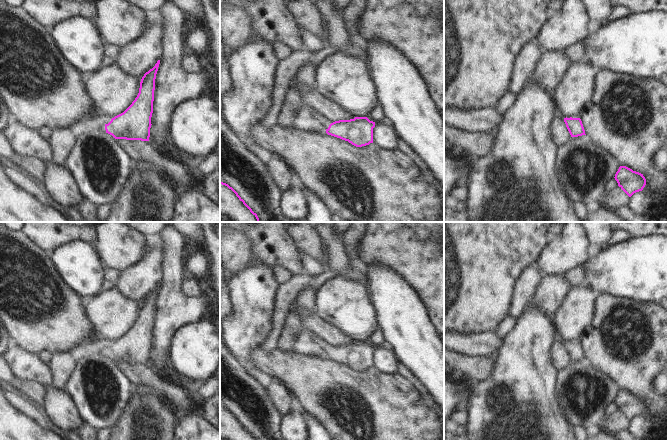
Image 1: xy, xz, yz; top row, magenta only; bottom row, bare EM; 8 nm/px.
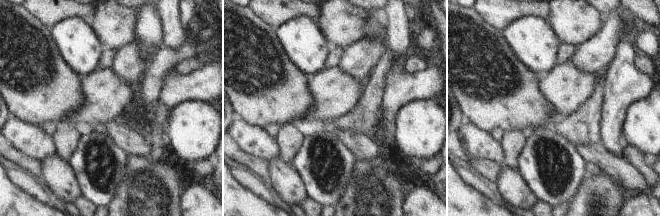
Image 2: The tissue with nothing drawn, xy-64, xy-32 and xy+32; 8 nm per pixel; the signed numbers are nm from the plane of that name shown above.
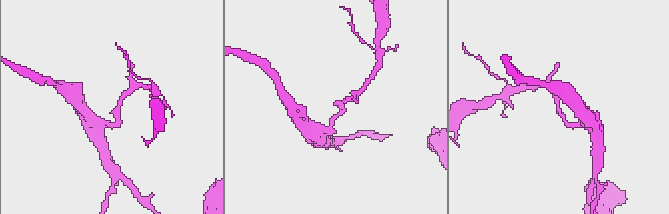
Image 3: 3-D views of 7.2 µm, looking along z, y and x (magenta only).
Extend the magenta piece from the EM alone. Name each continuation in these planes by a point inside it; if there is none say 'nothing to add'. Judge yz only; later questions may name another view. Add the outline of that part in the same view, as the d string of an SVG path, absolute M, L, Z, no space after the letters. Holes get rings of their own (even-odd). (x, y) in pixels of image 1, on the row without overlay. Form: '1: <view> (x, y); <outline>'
nothing to add

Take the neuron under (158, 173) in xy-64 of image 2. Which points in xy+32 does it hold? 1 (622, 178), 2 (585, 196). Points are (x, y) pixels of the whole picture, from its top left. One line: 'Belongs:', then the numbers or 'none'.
Belongs: 2

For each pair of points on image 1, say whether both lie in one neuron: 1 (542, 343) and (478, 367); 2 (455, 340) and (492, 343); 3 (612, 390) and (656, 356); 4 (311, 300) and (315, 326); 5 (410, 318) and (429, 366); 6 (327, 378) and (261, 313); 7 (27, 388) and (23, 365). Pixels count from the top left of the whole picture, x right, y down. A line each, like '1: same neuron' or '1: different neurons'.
1: different neurons
2: same neuron
3: different neurons
4: different neurons
5: same neuron
6: different neurons
7: different neurons

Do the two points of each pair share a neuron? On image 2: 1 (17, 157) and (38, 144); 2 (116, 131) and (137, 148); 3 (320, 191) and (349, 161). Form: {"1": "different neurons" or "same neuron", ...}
{"1": "different neurons", "2": "same neuron", "3": "same neuron"}

